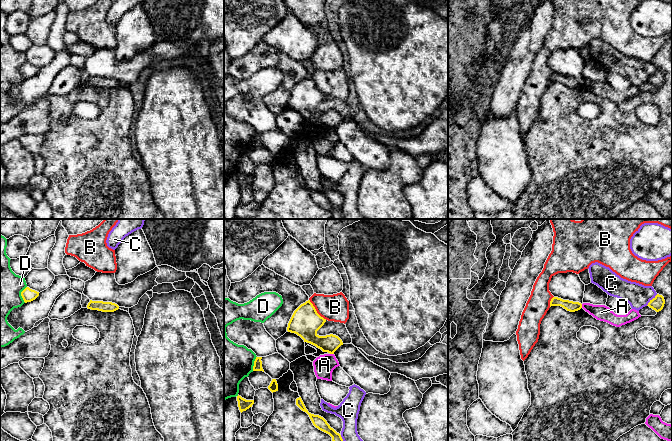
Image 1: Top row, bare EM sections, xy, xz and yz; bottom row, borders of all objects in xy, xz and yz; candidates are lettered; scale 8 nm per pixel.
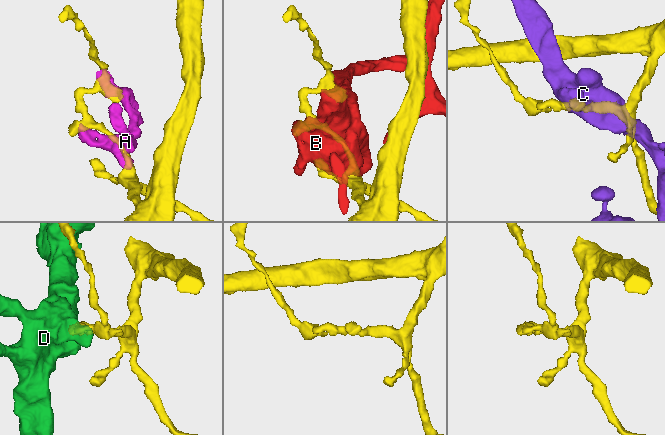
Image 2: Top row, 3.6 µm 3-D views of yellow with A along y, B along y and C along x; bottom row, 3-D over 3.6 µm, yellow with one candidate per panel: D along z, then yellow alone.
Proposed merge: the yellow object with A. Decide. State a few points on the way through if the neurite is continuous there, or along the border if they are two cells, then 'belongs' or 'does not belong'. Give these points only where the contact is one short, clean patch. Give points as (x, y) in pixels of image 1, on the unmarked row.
border xz (330, 129), (333, 130); does not belong

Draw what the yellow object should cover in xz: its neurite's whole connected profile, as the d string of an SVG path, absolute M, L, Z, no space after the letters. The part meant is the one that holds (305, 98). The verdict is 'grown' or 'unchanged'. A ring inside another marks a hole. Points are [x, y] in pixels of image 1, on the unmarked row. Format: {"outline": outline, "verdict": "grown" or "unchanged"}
{"outline": "M310 76L301 80L293 89L287 107L300 112L304 118L310 119L323 128L334 130L343 121L342 116L333 110L319 112L317 107L324 101L326 95L321 93Z", "verdict": "unchanged"}

